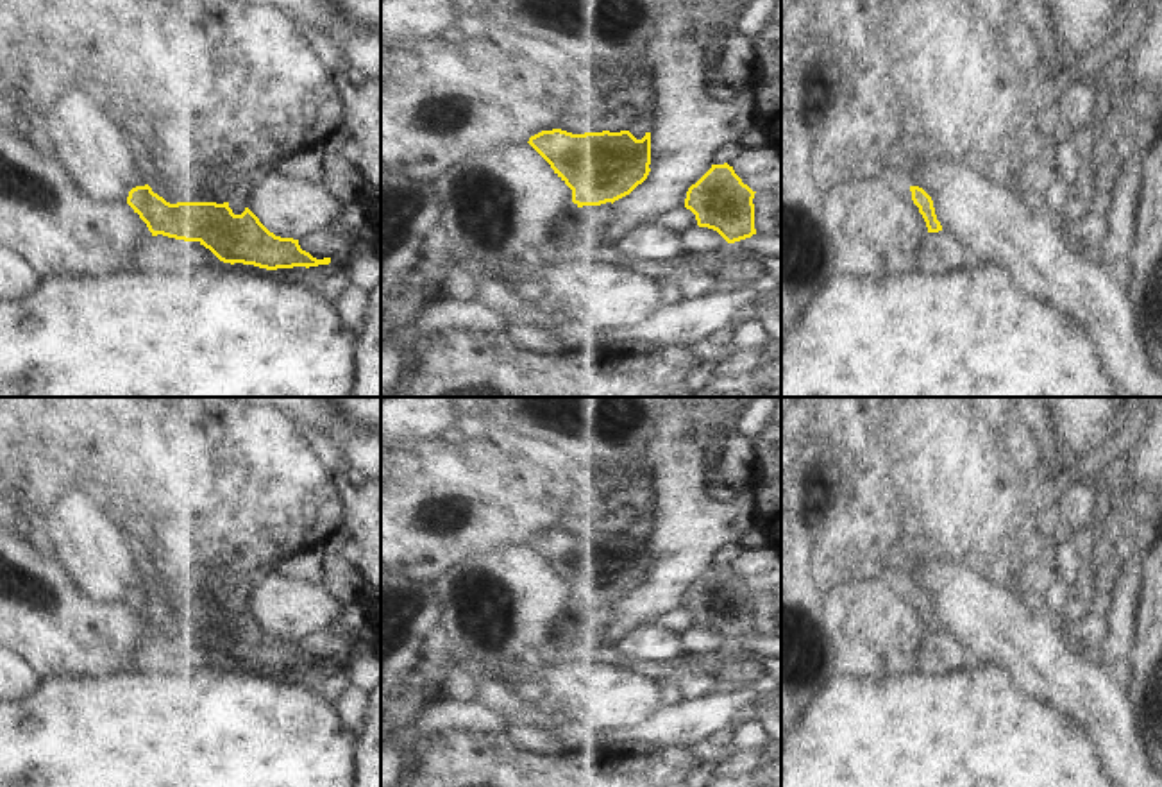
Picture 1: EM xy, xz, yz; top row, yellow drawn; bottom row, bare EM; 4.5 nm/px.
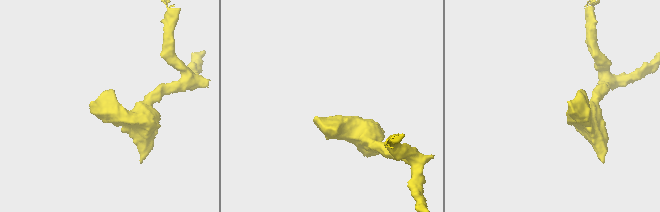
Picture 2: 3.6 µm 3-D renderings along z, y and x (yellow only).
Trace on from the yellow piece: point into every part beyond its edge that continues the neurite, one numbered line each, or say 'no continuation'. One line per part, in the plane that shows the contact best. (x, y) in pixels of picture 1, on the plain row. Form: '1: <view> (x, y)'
no continuation

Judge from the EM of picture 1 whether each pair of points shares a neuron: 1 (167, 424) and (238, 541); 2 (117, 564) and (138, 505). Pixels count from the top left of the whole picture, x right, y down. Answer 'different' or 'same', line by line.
1: same
2: different

